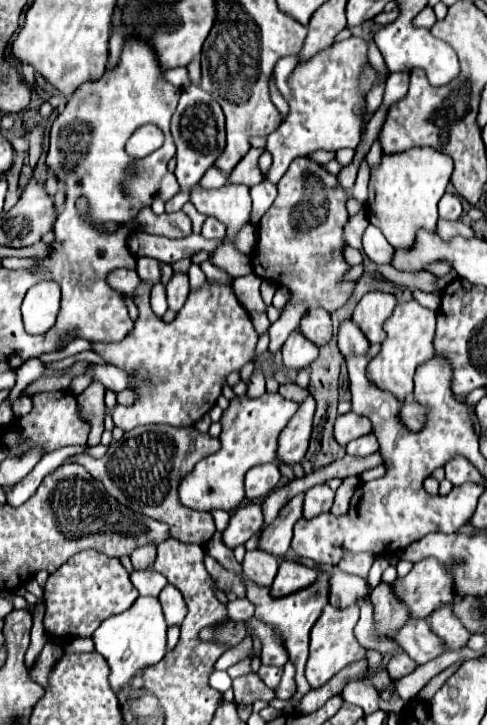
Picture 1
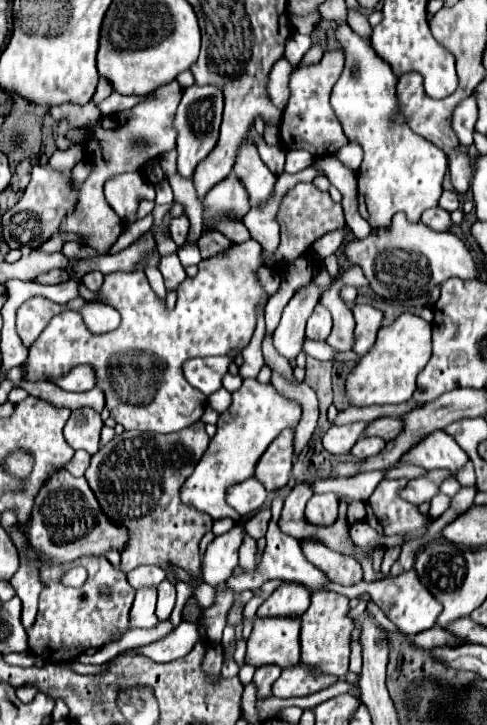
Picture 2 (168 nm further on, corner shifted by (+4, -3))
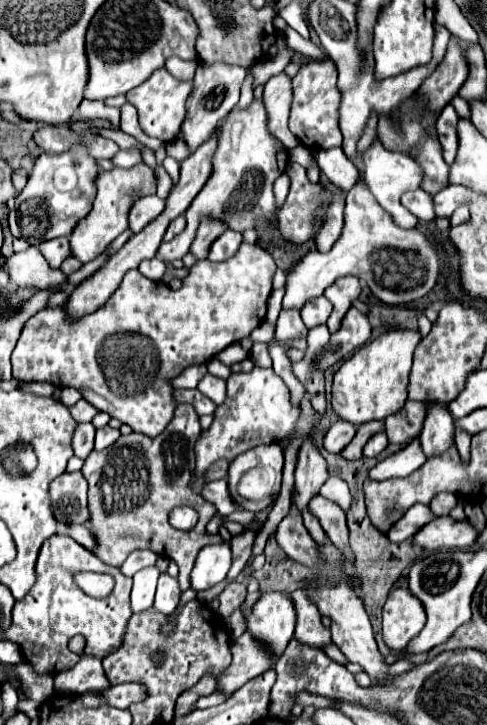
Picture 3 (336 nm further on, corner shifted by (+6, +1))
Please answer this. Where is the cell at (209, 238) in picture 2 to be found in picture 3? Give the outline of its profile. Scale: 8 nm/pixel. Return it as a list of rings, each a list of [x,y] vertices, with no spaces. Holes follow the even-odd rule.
[[[226,230],[220,238],[216,238],[208,250],[208,260],[220,262],[224,258],[230,258],[236,252],[236,246],[240,246],[242,242],[242,234],[240,232],[232,232]]]

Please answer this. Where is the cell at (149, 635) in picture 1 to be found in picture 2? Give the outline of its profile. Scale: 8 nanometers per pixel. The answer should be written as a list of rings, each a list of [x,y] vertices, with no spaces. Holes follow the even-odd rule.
[[[148,586],[142,590],[136,590],[134,606],[130,610],[130,626],[132,628],[152,628],[158,624],[158,618],[154,614],[156,608],[156,588]]]

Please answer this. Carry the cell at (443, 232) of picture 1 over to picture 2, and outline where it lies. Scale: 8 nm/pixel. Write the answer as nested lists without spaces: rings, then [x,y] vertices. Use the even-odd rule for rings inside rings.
[[[436,206],[436,208],[430,208],[430,210],[424,210],[422,212],[422,218],[420,218],[426,226],[430,226],[432,230],[436,232],[448,232],[452,228],[452,220],[450,220],[450,214]]]

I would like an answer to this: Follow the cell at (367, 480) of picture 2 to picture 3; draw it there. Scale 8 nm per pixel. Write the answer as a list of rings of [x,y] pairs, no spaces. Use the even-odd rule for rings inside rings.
[[[428,402],[428,418],[424,422],[424,430],[420,434],[420,446],[426,458],[438,456],[454,446],[454,420],[448,414],[448,408],[438,402]]]

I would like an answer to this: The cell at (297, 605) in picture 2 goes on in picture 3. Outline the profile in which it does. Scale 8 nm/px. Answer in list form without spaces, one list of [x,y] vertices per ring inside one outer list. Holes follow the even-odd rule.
[[[288,592],[262,594],[260,600],[254,604],[252,614],[248,616],[248,630],[252,632],[252,636],[258,638],[260,642],[266,642],[276,656],[280,656],[284,652],[284,646],[292,640],[294,626],[296,626],[296,608]]]

